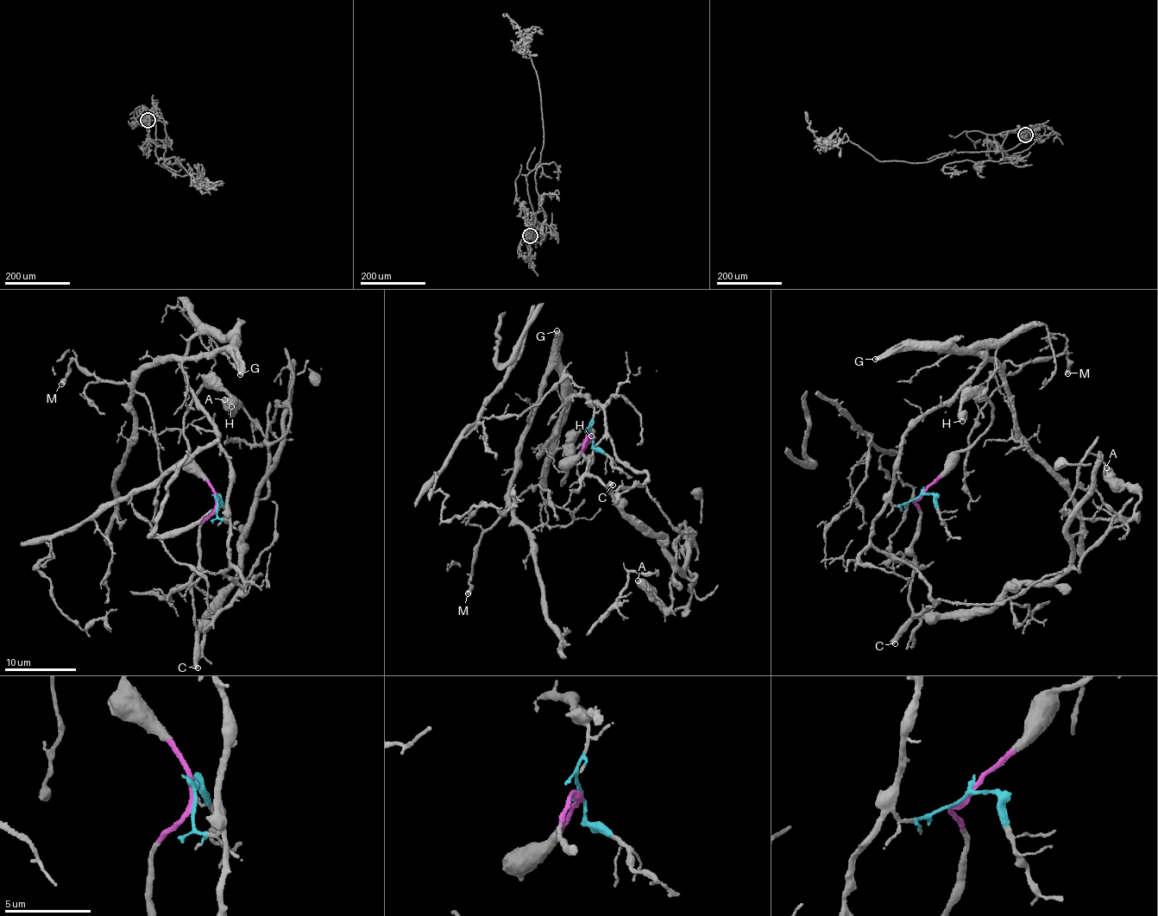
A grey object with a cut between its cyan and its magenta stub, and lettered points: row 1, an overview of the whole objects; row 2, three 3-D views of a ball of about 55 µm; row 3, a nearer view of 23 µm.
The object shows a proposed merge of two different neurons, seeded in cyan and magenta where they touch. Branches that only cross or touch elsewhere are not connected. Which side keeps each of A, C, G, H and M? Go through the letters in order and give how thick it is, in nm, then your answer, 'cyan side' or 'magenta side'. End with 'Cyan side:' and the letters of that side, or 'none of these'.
A: 650 nm thick; magenta side
C: 480 nm thick; magenta side
G: 360 nm thick; cyan side
H: 650 nm thick; magenta side
M: 460 nm thick; cyan side
Cyan side: G, M

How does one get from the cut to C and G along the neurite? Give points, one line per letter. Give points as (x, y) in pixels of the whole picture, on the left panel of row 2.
C: (216, 503), (211, 517), (200, 524), (198, 572), (192, 576), (198, 641), (195, 661), (198, 668)
G: (217, 503), (220, 519), (228, 515), (229, 456), (182, 366), (187, 343), (196, 334), (227, 337), (240, 375)

